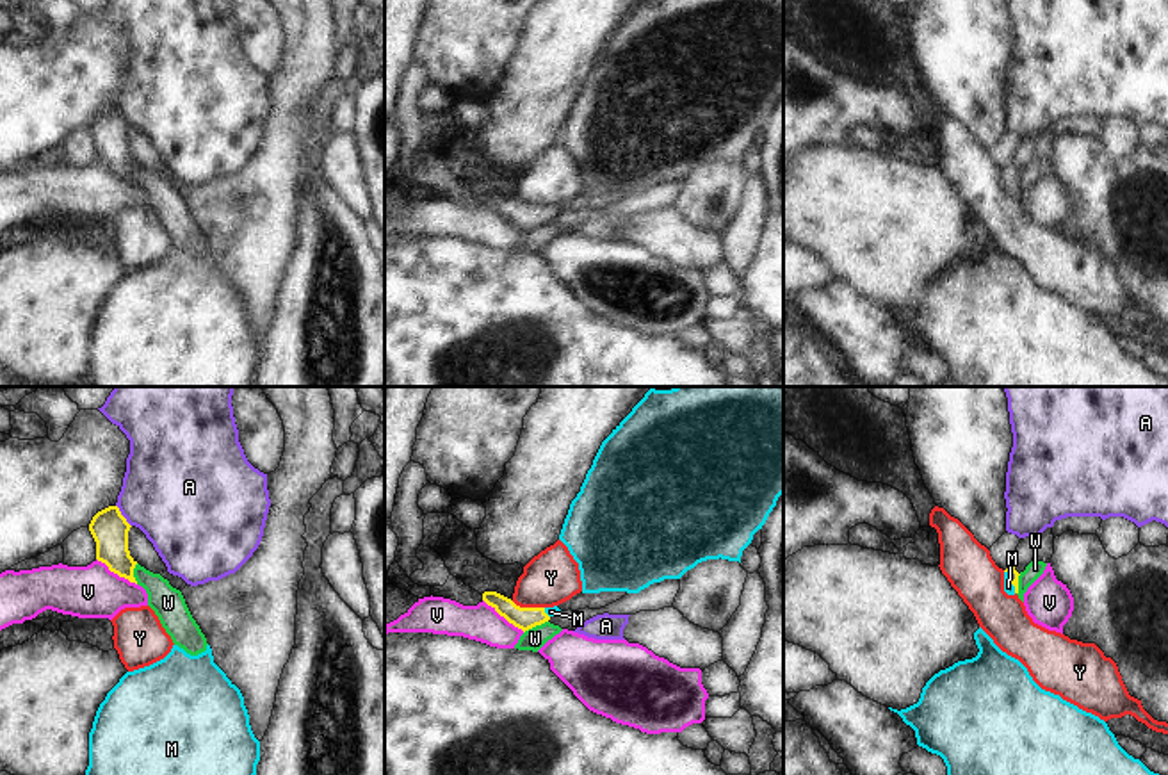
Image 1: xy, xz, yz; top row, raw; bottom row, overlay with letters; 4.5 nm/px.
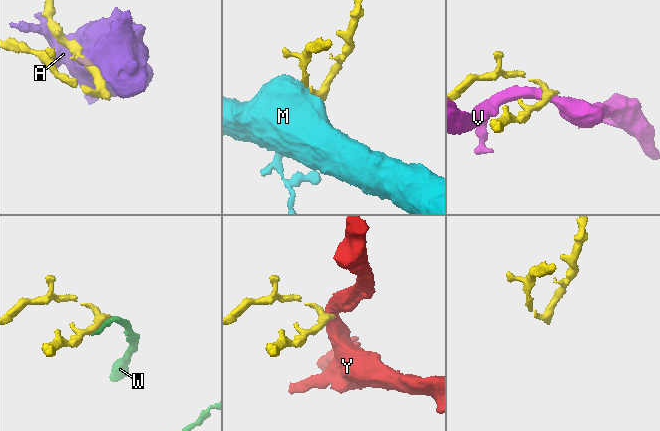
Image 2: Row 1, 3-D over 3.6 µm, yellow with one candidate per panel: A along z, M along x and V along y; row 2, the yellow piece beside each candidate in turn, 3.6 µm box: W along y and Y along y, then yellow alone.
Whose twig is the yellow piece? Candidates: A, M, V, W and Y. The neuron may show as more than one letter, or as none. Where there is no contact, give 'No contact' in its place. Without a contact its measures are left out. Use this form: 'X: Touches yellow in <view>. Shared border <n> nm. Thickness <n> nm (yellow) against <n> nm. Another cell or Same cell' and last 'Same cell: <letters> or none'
A: Touches yellow in xy. Shared border 120 nm. Thickness 170 nm (yellow) against 440 nm. Another cell
M: Touches yellow in yz. Shared border 120 nm. Thickness 50 nm (yellow) against 50 nm. Same cell
V: Touches yellow in xz. Shared border 240 nm. Thickness 100 nm (yellow) against 170 nm. Another cell
W: Touches yellow in xz. Shared border 130 nm. Thickness 100 nm (yellow) against 100 nm. Another cell
Y: Touches yellow in xz. Shared border 160 nm. Thickness 100 nm (yellow) against 240 nm. Another cell
Same cell: M

